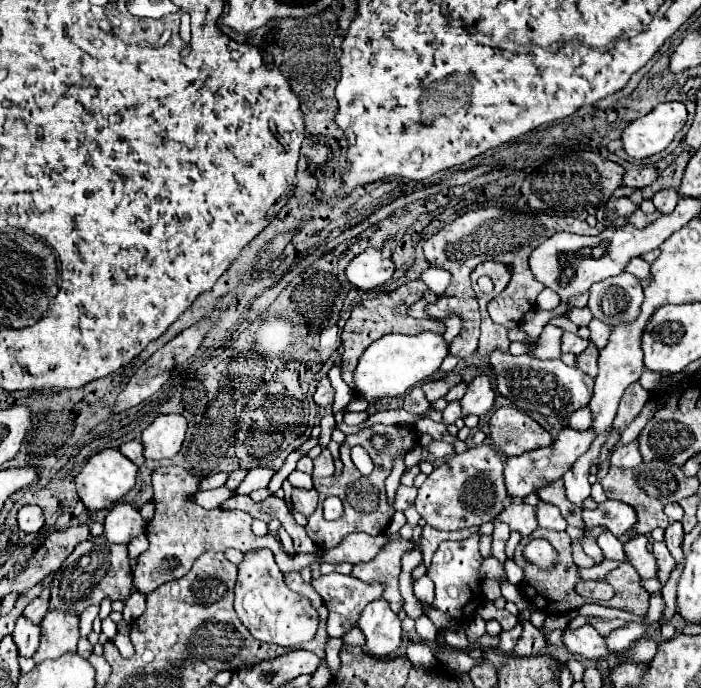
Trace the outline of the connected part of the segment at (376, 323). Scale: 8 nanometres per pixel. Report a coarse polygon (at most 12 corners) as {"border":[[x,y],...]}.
{"border":[[424,281],[366,299],[342,331],[342,379],[354,391],[360,353],[376,339],[434,331],[408,315]]}

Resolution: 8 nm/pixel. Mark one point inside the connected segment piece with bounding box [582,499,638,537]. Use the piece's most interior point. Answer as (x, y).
(618, 517)

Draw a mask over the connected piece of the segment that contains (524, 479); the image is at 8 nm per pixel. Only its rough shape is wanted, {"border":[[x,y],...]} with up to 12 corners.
{"border":[[562,429],[552,447],[504,461],[508,497],[560,479],[592,431]]}

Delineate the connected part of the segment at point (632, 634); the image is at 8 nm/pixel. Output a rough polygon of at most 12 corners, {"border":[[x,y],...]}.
{"border":[[630,621],[612,631],[606,645],[626,651],[642,639],[650,623]]}

